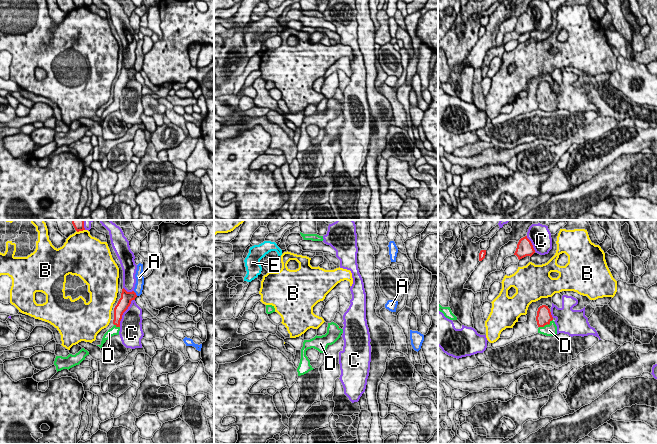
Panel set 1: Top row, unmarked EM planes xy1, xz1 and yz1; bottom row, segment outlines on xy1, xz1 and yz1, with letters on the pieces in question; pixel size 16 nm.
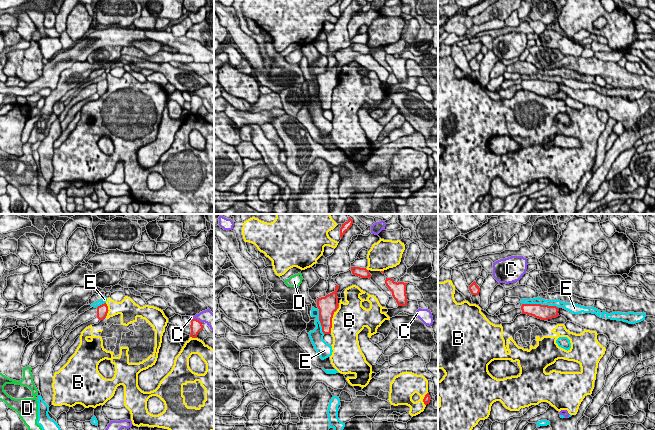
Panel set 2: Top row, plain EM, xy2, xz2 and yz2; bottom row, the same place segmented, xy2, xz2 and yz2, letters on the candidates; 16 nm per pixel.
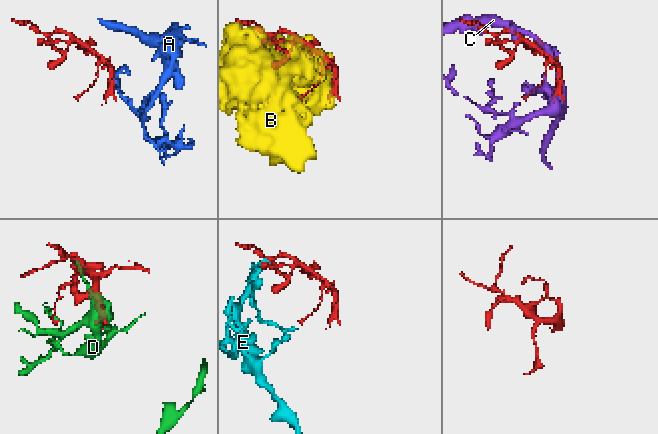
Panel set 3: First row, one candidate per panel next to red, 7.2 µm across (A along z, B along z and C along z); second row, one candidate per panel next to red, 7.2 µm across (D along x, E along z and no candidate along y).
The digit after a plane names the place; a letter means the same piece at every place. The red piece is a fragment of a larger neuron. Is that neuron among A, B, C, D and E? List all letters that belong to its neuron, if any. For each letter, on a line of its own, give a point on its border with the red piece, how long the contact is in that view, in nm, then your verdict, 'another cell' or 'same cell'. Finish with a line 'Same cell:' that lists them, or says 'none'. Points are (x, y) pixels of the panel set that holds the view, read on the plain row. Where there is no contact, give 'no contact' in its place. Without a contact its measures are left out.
A: meets red in xy1 at (135, 69); contact 110 nm long; another cell
B: meets red in xz2 at (331, 100); contact 300 nm long; another cell
C: meets red in xy1 at (124, 87); contact 500 nm long; another cell
D: meets red in yz1 at (546, 100); contact 260 nm long; same cell
E: meets red in yz2 at (540, 80); contact 600 nm long; another cell
Same cell: D

